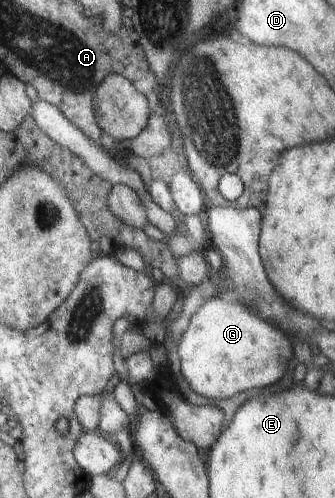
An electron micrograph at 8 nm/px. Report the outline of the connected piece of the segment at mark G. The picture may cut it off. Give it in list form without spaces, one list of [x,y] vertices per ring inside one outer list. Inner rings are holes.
[[[215,295],[201,305],[177,347],[180,363],[175,370],[182,373],[192,391],[210,399],[226,399],[276,383],[286,375],[288,361],[294,355],[290,339],[280,329],[222,297],[226,295]]]

